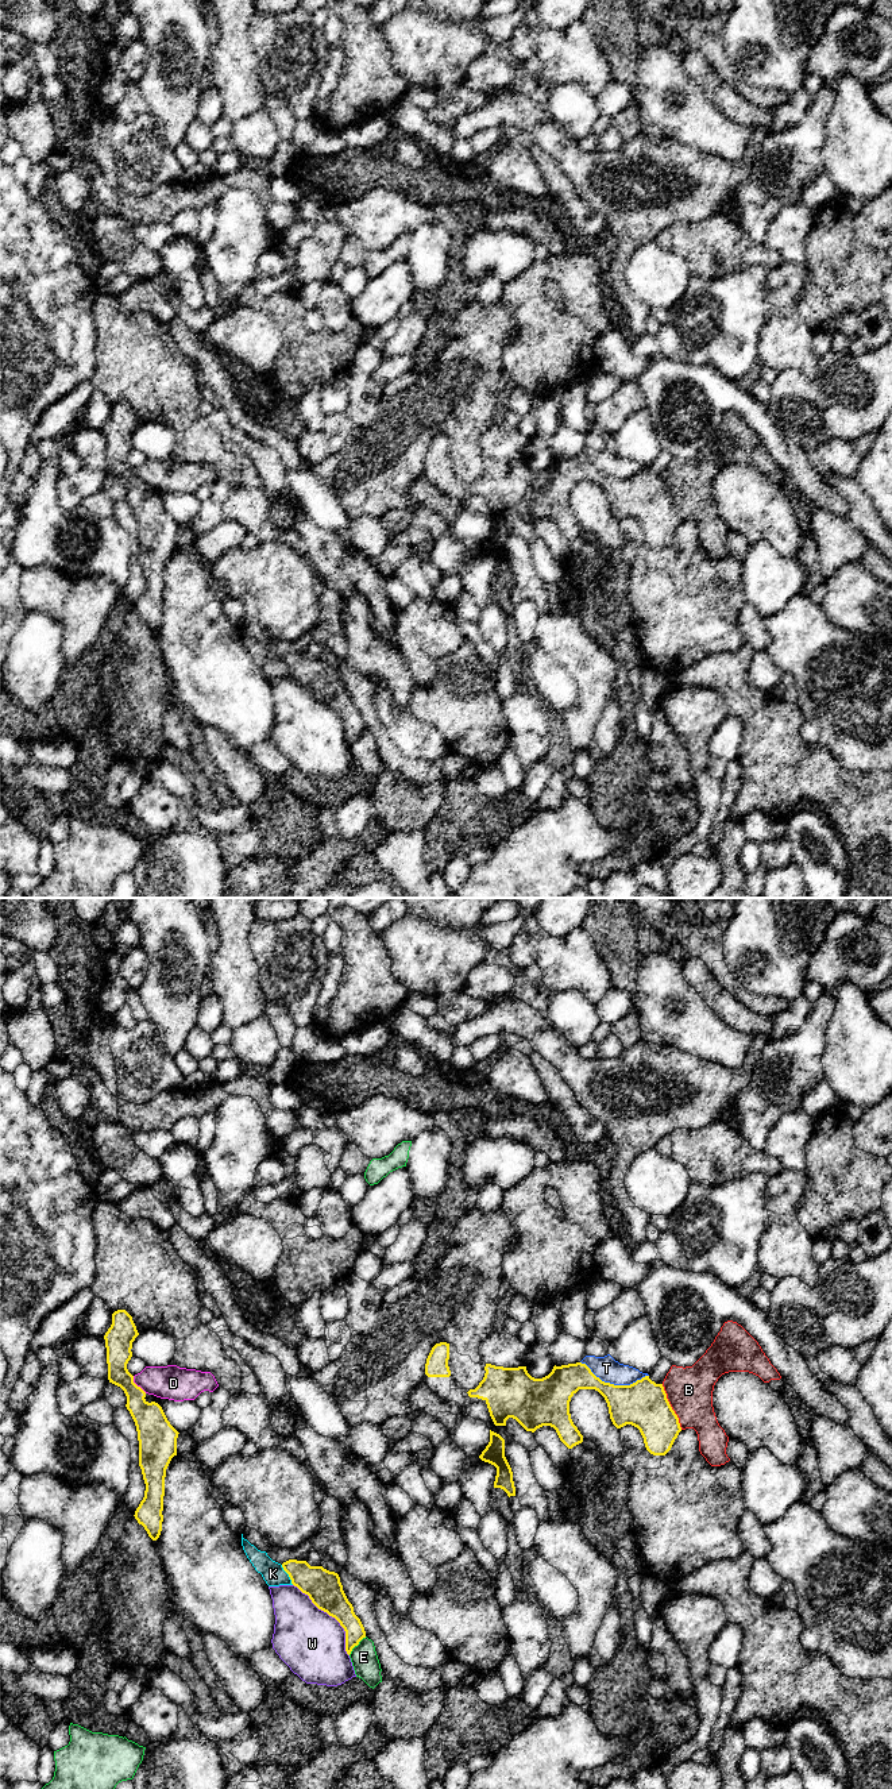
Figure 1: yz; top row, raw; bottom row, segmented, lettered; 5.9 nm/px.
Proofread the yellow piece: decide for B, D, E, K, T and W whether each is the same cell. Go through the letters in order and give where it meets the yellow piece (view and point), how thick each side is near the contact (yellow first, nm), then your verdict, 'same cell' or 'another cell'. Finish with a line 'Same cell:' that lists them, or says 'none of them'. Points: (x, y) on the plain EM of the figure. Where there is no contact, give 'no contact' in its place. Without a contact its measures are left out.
B: contact yz (671, 500); calibres 280 and 280 nm; another cell
D: contact yz (136, 478); calibres 190 and 200 nm; another cell
E: contact yz (356, 737); calibres 140 and 160 nm; another cell
K: contact yz (288, 666); calibres 200 and 140 nm; another cell
T: contact yz (613, 477); calibres 280 and 150 nm; another cell
W: contact yz (332, 709); calibres 200 and 400 nm; another cell
Same cell: none of them

